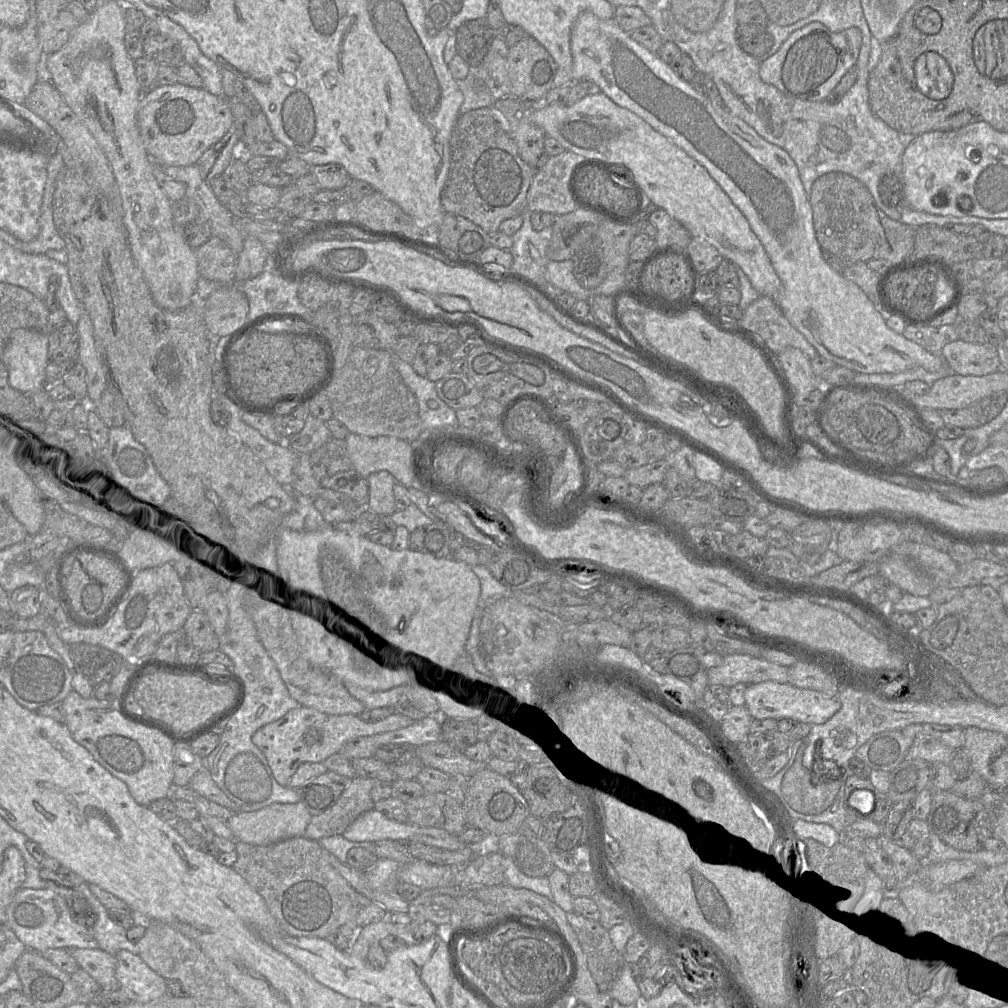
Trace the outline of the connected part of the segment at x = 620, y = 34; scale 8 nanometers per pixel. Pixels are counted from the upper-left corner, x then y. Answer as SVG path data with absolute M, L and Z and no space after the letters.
M589 11L581 13L571 30L570 46L572 68L558 68L553 86L570 86L579 81L594 82L613 102L642 118L708 171L746 217L751 229L764 246L781 280L775 300L785 317L820 355L832 360L836 365L863 374L894 374L916 367L922 367L929 372L949 370L941 353L931 353L906 339L903 334L890 329L886 324L887 312L876 308L858 285L846 279L825 261L816 237L809 195L804 190L796 163L786 150L767 142L754 128L730 114L725 108L715 108L705 94L698 93L658 55L633 40L614 18L604 20Z

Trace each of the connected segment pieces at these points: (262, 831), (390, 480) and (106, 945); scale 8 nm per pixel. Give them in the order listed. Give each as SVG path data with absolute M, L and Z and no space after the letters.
M301 801L271 804L253 812L233 813L228 819L236 842L264 846L303 836L311 819Z
M379 471L367 477L369 486L369 502L367 509L380 515L392 515L396 511L394 476L387 471Z
M85 881L78 887L74 887L74 890L88 899L96 913L96 922L92 927L92 934L98 943L98 948L112 955L115 955L119 950L128 950L131 953L138 954L137 945L127 938L127 929L111 920L109 910L91 892L88 884Z

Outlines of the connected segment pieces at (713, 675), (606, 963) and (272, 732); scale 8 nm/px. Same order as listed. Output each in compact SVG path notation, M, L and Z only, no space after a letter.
M731 654L723 656L721 664L707 669L710 687L732 687L738 683L753 684L763 681L788 683L788 668L762 657Z
M574 911L567 913L567 919L577 935L598 989L608 992L624 964L623 955L614 947L608 930L599 922L589 920Z
M298 706L258 729L252 736L252 742L264 754L276 782L286 787L300 764L323 762L352 739L397 730L413 722L411 718L394 712L382 720L365 722L358 715L328 715L313 708Z

